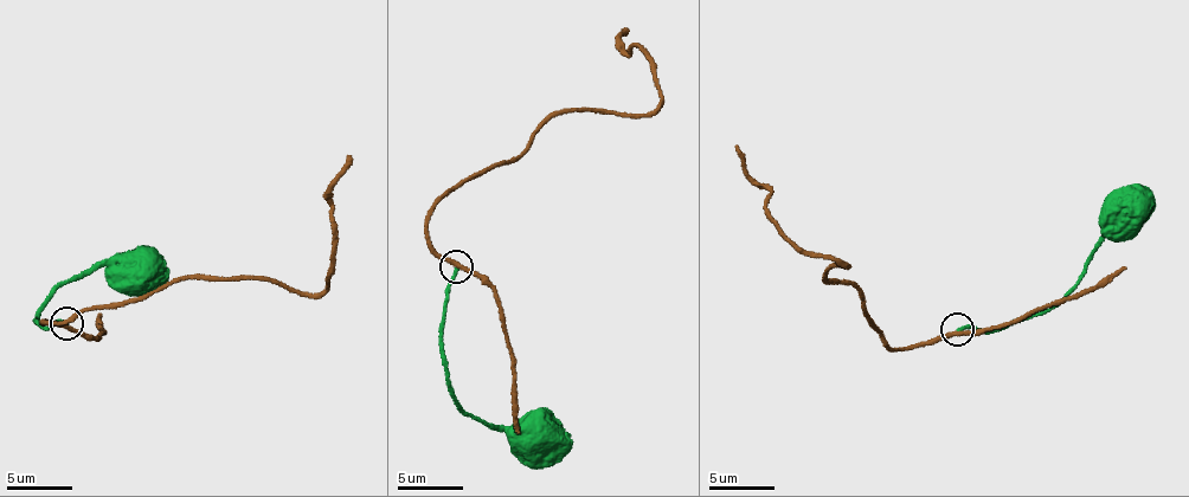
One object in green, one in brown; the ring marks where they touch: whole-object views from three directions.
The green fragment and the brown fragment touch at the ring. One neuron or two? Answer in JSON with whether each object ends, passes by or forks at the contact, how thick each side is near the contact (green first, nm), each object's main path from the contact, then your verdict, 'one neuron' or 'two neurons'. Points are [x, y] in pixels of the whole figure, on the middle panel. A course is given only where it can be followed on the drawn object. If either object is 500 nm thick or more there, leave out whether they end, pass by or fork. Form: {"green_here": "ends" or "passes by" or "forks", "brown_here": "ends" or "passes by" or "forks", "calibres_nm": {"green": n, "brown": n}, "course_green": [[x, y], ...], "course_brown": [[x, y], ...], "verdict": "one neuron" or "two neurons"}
{"green_here": "ends", "brown_here": "passes by", "calibres_nm": {"green": 190, "brown": 260}, "course_green": [[457, 265], [449, 282], [442, 353], [444, 375], [464, 413], [537, 436]], "course_brown": [[454, 265], [425, 228], [443, 197], [512, 161], [551, 118], [657, 105], [656, 69], [623, 49], [625, 31]], "verdict": "two neurons"}

